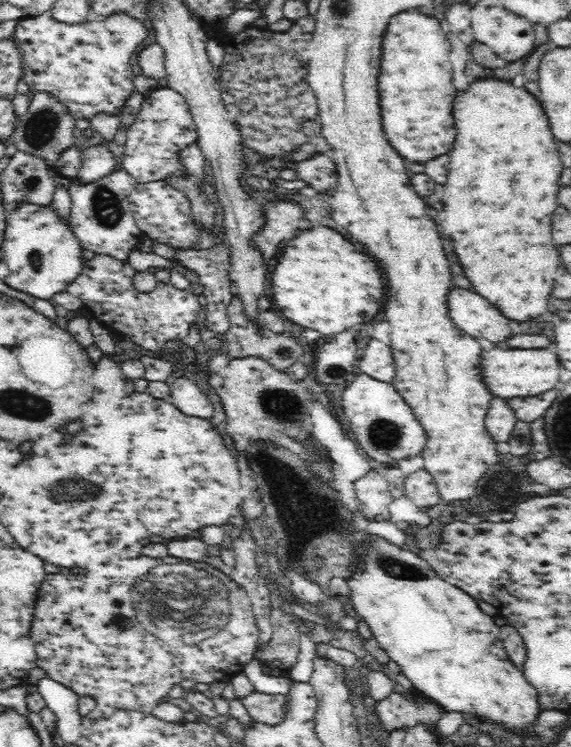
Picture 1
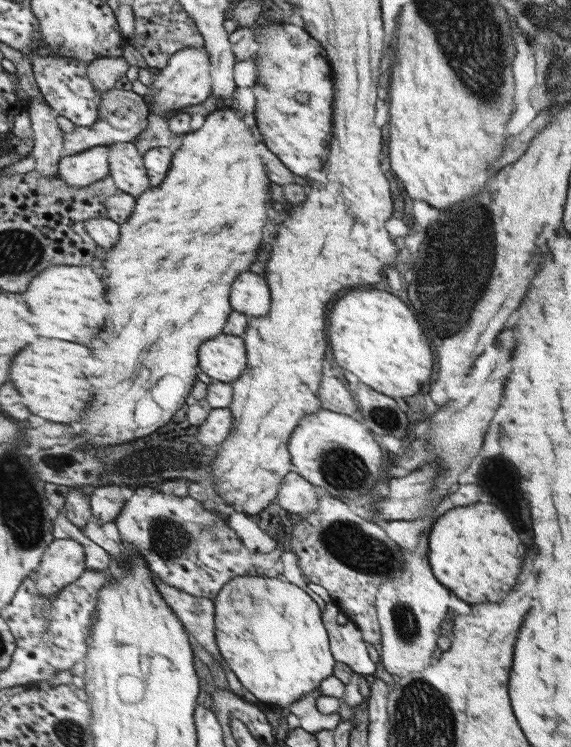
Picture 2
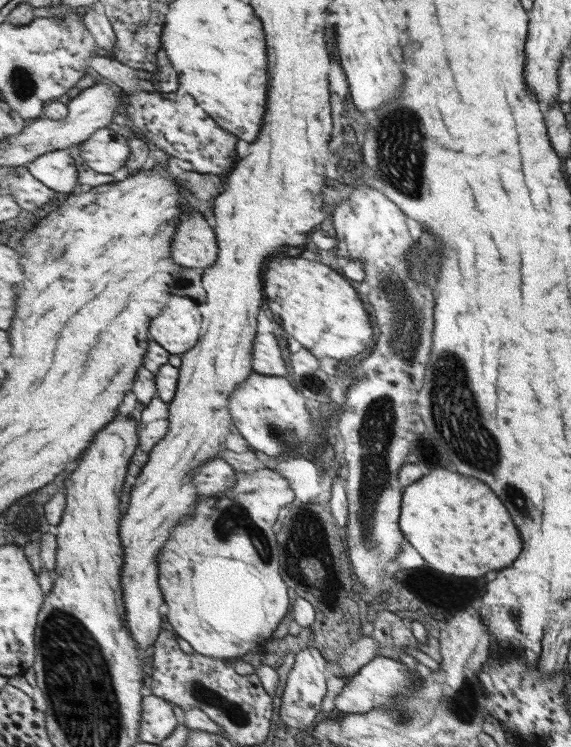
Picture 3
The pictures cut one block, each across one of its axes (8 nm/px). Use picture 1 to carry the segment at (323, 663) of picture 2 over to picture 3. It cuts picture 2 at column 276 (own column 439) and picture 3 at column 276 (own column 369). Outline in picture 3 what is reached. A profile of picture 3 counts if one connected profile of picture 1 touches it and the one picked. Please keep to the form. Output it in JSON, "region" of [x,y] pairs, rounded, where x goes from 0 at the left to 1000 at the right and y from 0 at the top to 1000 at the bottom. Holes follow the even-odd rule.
{"region":[[[478,628],[419,632],[415,648],[401,659],[387,665],[356,664],[347,671],[342,691],[327,693],[306,708],[301,723],[280,740],[280,784],[294,806],[298,839],[335,859],[347,874],[396,884],[455,873],[504,825],[511,803],[504,782],[490,771],[494,744],[480,704],[490,697],[490,680],[515,669],[520,669],[518,661],[504,643]]]}

